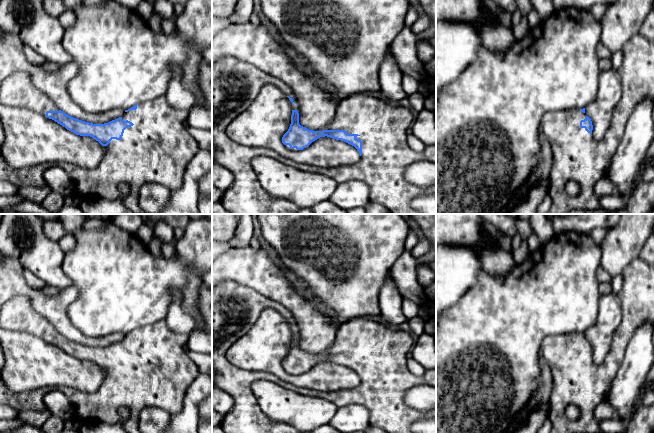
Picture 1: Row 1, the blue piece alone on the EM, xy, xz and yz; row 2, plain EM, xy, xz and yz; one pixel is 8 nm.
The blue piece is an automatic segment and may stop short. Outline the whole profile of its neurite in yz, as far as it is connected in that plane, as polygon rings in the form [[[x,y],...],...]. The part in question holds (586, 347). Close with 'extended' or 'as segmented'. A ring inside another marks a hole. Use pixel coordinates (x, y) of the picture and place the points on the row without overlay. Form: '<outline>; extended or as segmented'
[[[637,257],[621,274],[623,276],[620,292],[622,319],[614,332],[610,350],[603,363],[596,365],[593,362],[592,345],[585,338],[585,332],[547,336],[543,340],[541,352],[549,363],[553,379],[547,414],[547,419],[551,423],[550,433],[599,433],[601,431],[595,418],[595,409],[601,402],[607,400],[631,337],[638,327],[647,322],[654,327],[654,264],[649,264]],[[570,404],[576,405],[580,410],[580,416],[575,421],[569,420],[565,413]]]; extended

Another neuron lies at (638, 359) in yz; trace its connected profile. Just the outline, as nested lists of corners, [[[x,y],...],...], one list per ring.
[[[648,322],[635,330],[612,382],[607,401],[620,421],[633,417],[640,389],[654,364],[653,333]]]

